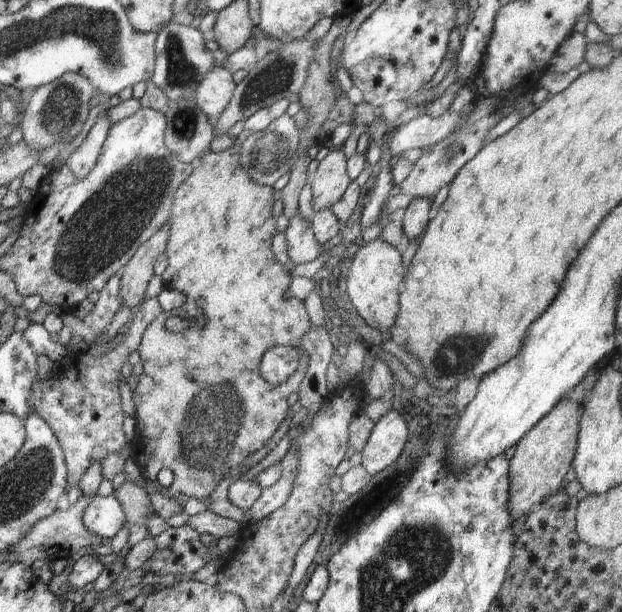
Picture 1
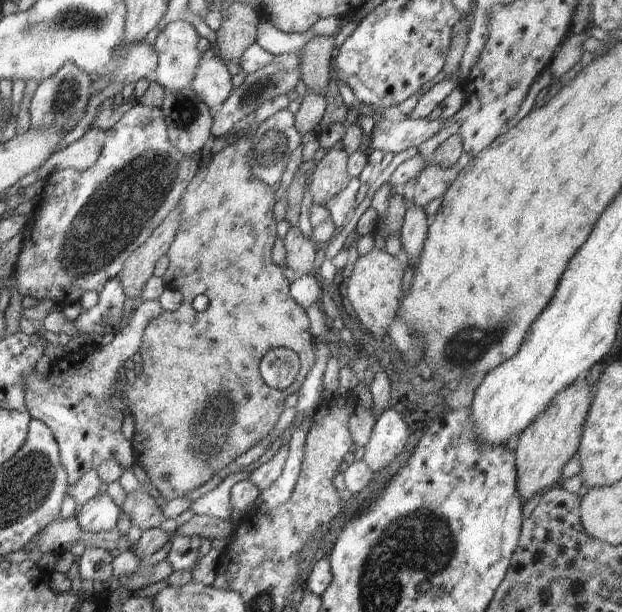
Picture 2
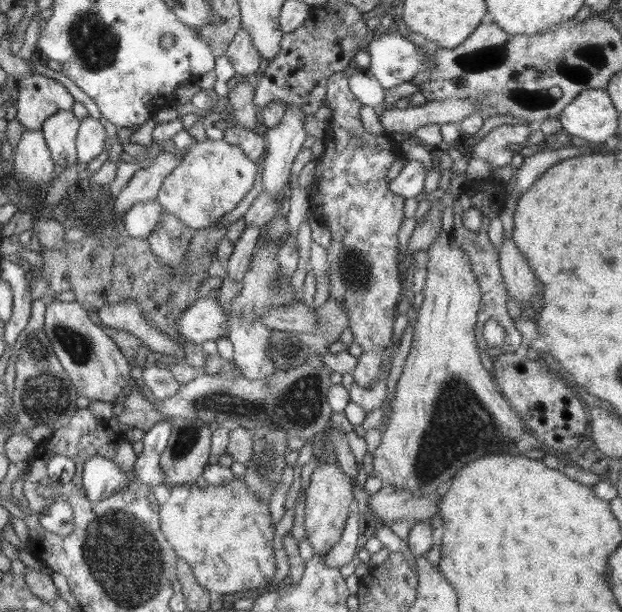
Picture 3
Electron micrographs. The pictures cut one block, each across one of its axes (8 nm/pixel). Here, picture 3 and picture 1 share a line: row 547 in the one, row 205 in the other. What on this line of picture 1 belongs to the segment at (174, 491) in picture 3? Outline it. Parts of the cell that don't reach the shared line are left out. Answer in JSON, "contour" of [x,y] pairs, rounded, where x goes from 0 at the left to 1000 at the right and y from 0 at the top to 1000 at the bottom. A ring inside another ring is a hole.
{"contour":[[[381,230],[360,247],[328,252],[312,281],[283,312],[270,359],[268,436],[260,454],[264,471],[291,474],[301,487],[296,500],[285,507],[262,507],[254,513],[235,534],[223,565],[232,606],[219,636],[212,637],[220,706],[209,739],[227,766],[227,778],[241,783],[240,791],[273,814],[286,806],[318,815],[334,814],[370,765],[386,761],[395,745],[424,732],[461,681],[465,663],[460,654],[469,641],[481,639],[495,601],[495,582],[486,574],[479,605],[460,621],[460,627],[437,631],[418,614],[421,578],[441,565],[482,574],[486,552],[498,539],[500,528],[489,493],[463,480],[471,453],[444,425],[436,407],[445,381],[444,355],[437,351],[441,310],[402,294],[383,265],[386,237]],[[322,510],[334,520],[325,539],[315,533],[293,542],[267,536],[273,518],[315,516]],[[260,765],[270,765],[280,775],[277,791],[267,797],[252,789],[251,778]]]}

